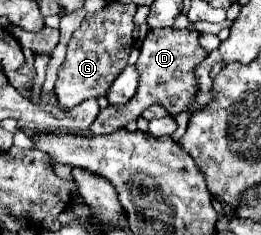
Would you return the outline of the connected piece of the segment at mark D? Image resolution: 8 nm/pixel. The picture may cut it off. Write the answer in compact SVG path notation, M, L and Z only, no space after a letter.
M156 28L156 30L150 30L148 36L144 38L142 46L140 46L140 58L136 62L140 80L138 80L138 92L134 94L134 100L130 100L130 104L124 104L122 108L108 106L108 108L100 110L98 118L90 126L90 132L92 134L112 134L118 128L126 126L130 120L136 120L142 114L142 110L150 108L152 104L164 106L170 116L180 114L182 110L186 110L186 104L190 104L190 100L194 100L194 92L198 90L198 80L194 80L194 68L198 68L198 64L202 64L202 60L206 56L208 56L208 52L200 46L200 34L196 30L172 30L172 28Z

